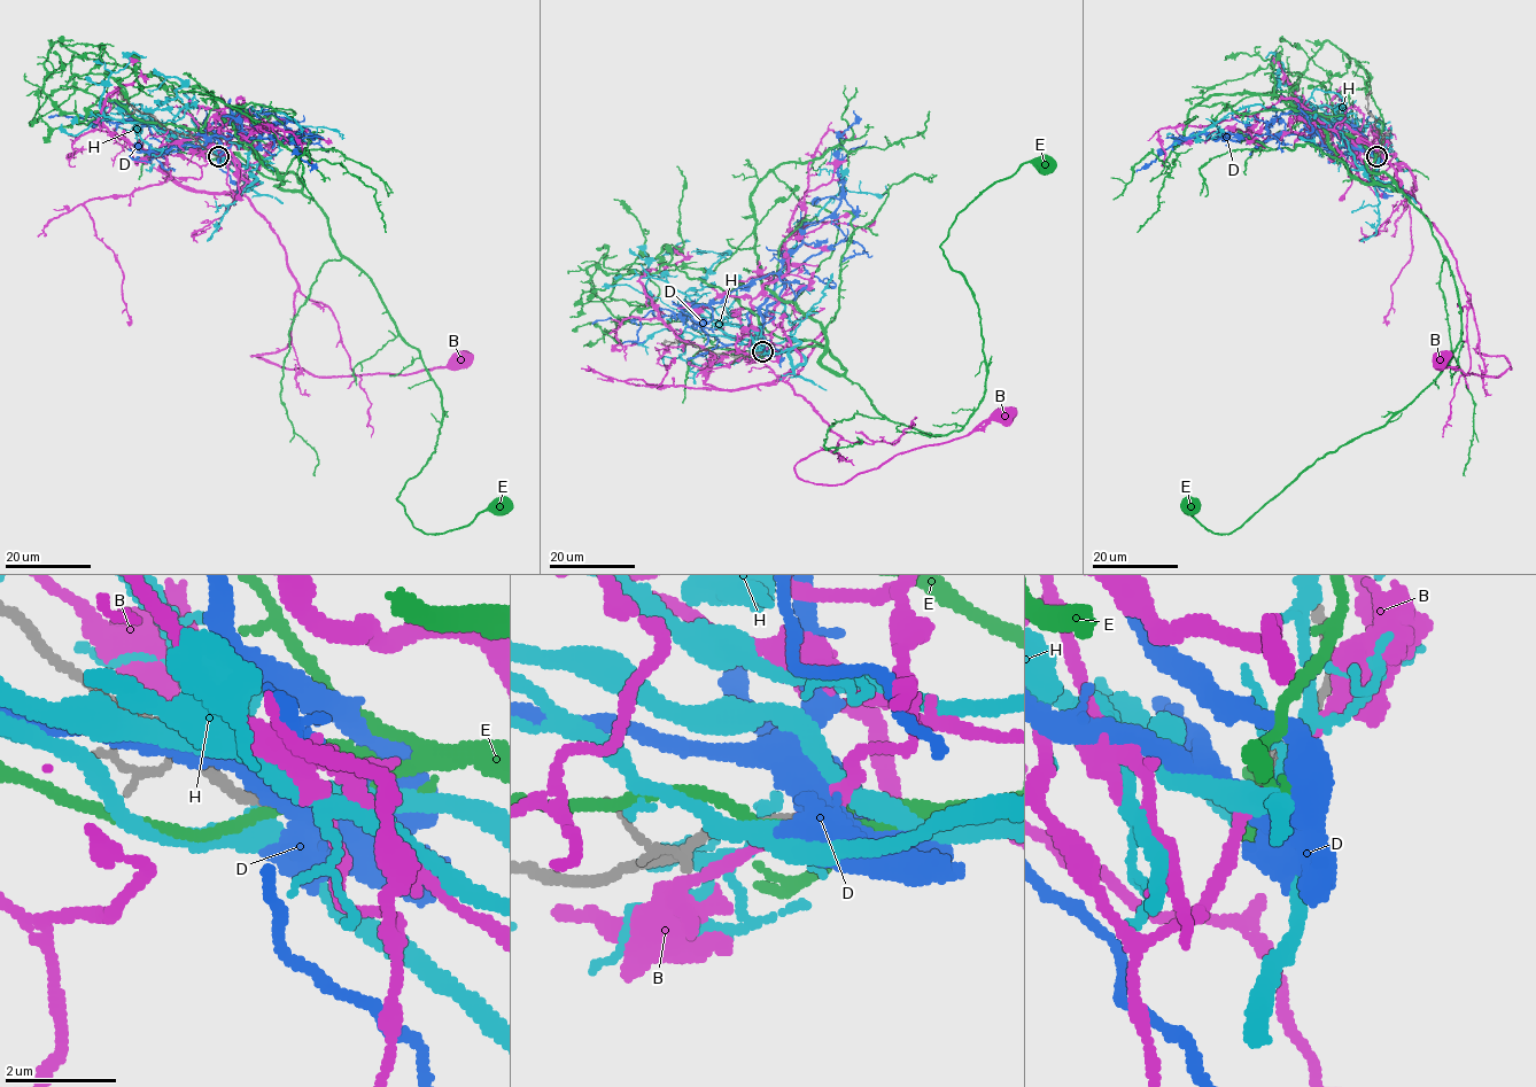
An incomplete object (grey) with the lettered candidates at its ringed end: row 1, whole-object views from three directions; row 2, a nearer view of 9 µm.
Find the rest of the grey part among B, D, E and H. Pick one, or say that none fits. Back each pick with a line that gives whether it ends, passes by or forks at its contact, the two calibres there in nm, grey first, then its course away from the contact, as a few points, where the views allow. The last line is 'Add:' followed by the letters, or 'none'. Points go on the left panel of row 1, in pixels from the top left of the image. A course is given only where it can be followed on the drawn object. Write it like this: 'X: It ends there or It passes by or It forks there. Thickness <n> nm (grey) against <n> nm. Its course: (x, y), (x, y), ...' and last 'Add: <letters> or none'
D: It forks there. Thickness 190 nm (grey) against 480 nm. Its course: (218, 156), (225, 153), (203, 124), (232, 124), (258, 141), (295, 133), (295, 150), (310, 171)
Add: D

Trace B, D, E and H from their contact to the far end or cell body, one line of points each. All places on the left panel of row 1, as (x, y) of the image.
B: (217, 156), (257, 184), (239, 192), (297, 285), (291, 342), (250, 355), (322, 377), (459, 359)
D: (218, 156), (225, 153), (203, 124), (232, 124), (258, 141), (295, 133), (295, 150), (310, 171)
E: (217, 156), (239, 154), (316, 203), (419, 352), (443, 421), (396, 498), (417, 529), (444, 533), (502, 506)
H: (216, 156), (243, 184), (256, 178), (231, 118), (255, 105), (284, 113), (296, 134)

